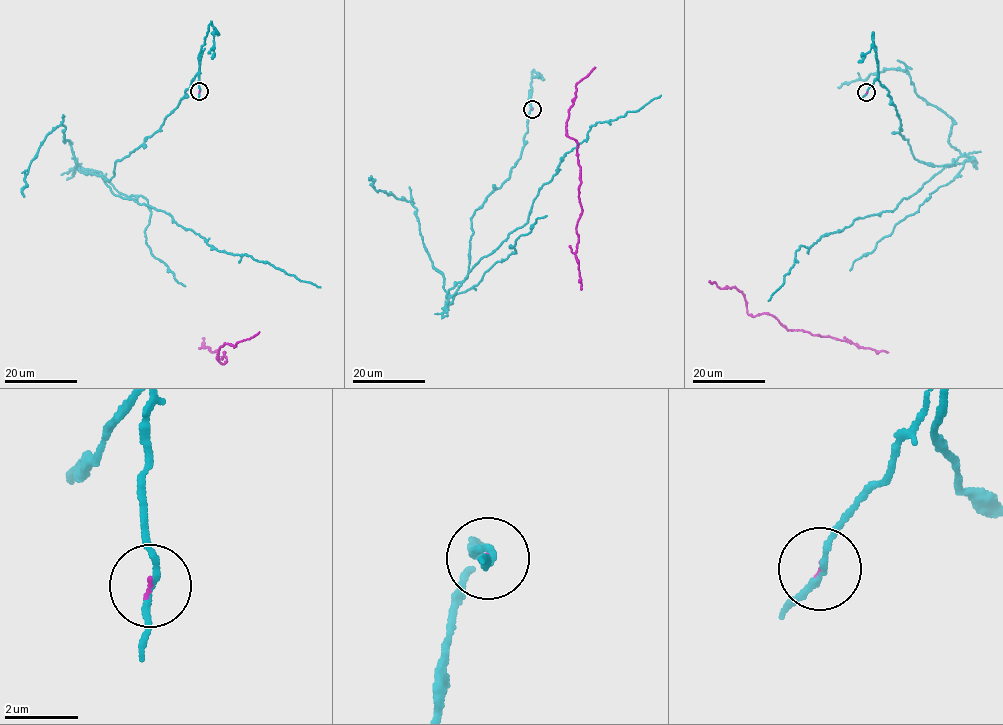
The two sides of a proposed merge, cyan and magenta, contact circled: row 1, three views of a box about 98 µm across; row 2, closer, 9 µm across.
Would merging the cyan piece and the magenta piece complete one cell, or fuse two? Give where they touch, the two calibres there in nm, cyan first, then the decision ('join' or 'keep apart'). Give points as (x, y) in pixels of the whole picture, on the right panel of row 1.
at (866, 92); 160 nm thick on the cyan side, 50 nm on the other; keep apart

